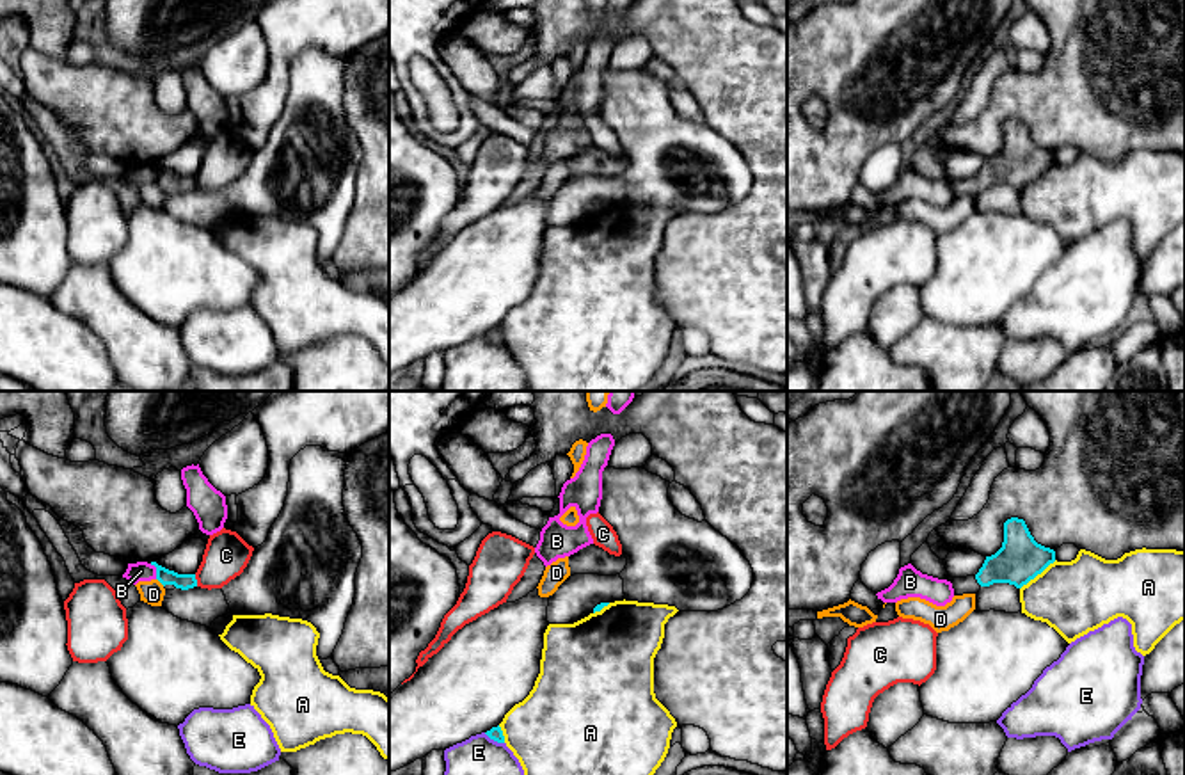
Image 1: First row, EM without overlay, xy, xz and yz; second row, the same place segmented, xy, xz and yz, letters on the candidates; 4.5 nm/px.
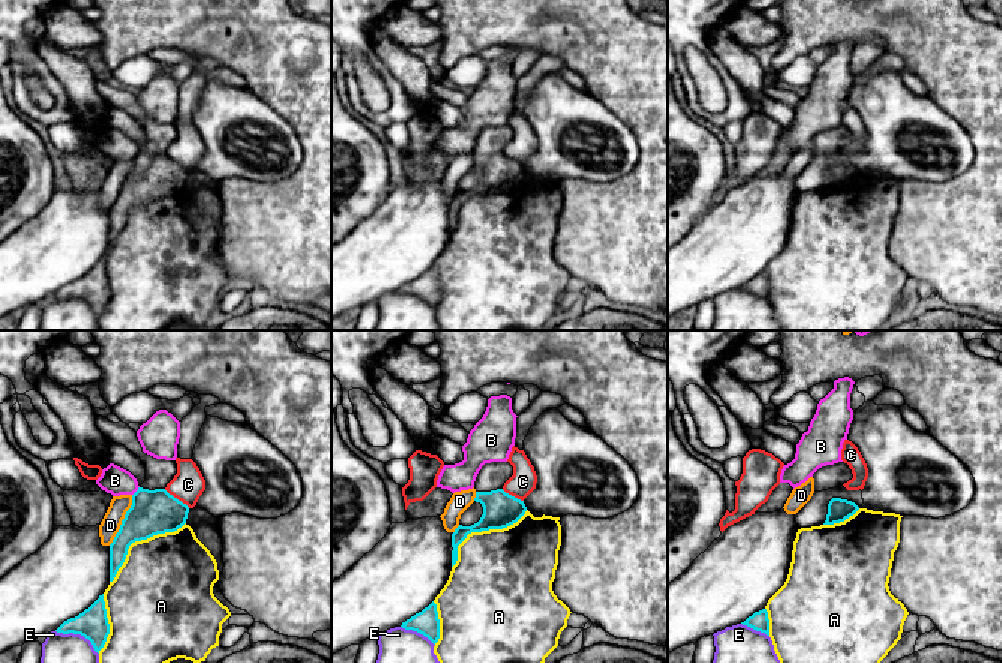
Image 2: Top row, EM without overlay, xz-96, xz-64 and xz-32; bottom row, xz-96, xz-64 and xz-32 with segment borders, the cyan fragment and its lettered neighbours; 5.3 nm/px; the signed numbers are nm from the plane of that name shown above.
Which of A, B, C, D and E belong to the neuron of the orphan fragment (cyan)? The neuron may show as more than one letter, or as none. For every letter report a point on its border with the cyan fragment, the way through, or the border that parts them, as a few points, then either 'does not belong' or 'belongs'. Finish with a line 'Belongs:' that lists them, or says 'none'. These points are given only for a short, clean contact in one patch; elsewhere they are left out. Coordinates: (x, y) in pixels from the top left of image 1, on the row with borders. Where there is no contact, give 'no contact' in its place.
A: contact yz (1038, 573); does not belong
B: contact xy (157, 571); border xy (150, 564), (155, 567), (157, 578); does not belong
C: contact xy (196, 580); border xy (194, 575), (198, 585); does not belong
D: contact xy (160, 582); does not belong
E: contact xz (494, 740); does not belong
Belongs: none

